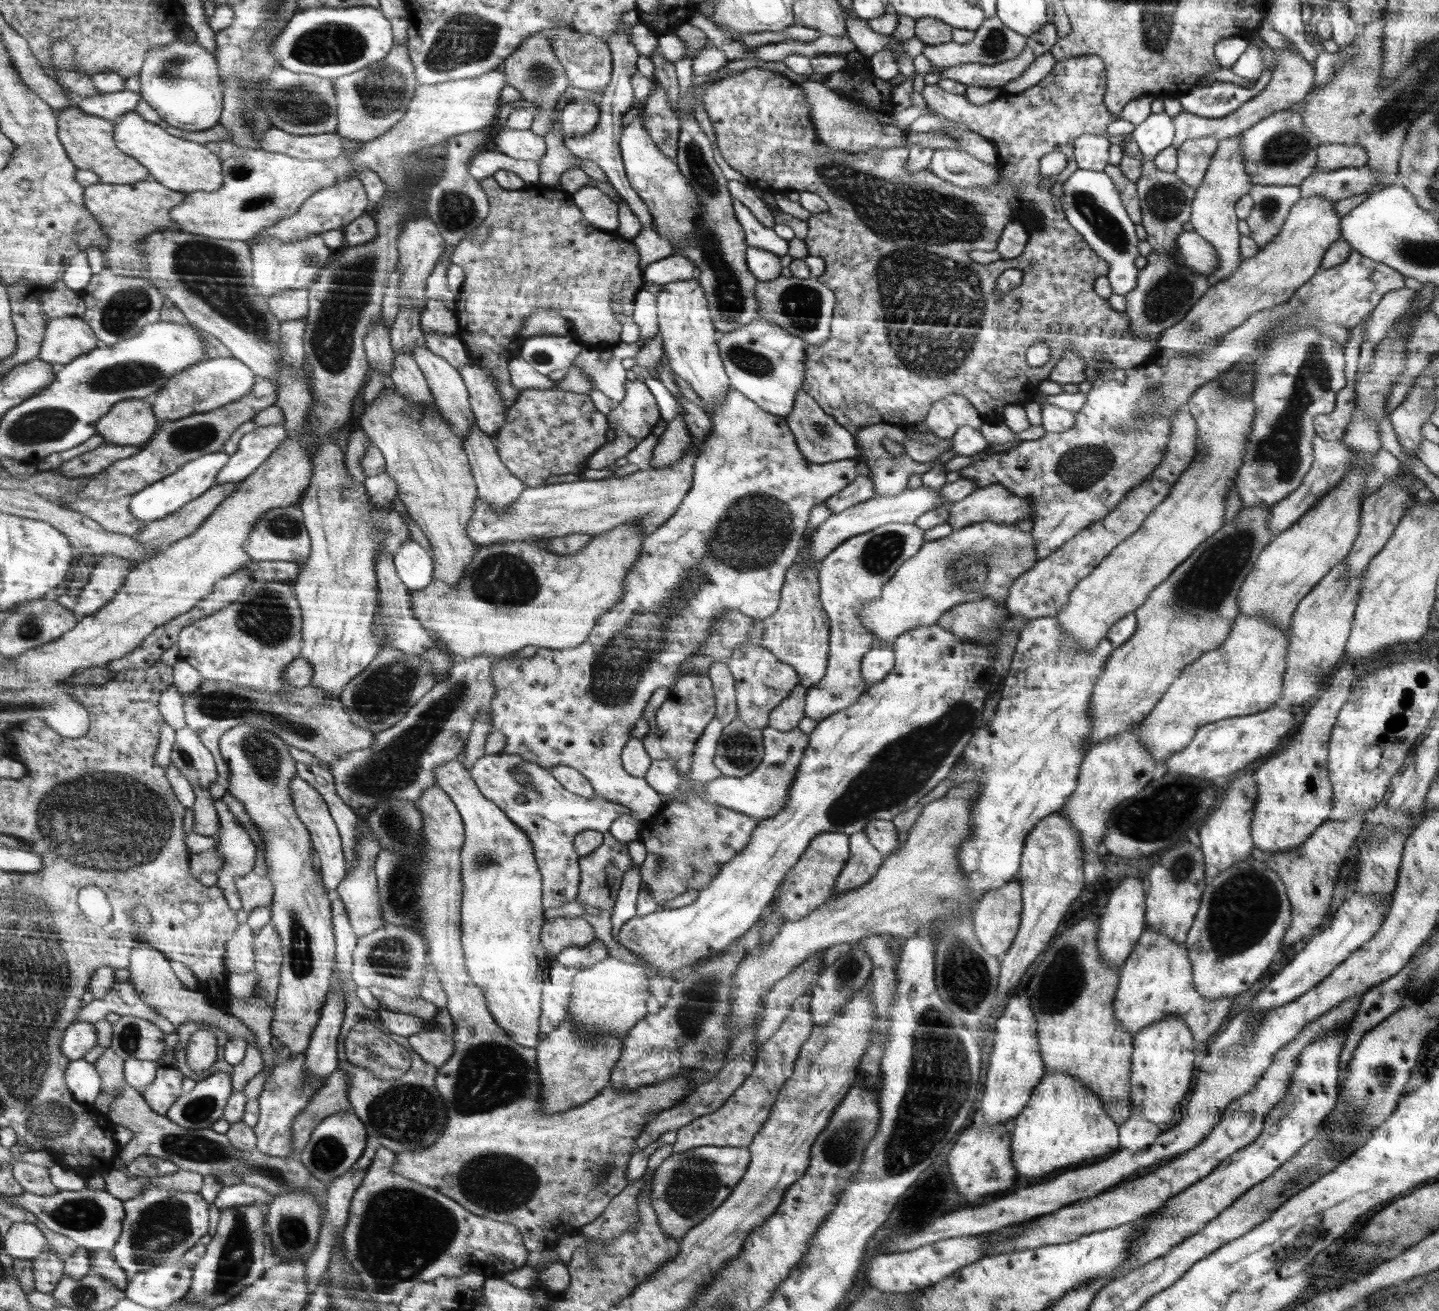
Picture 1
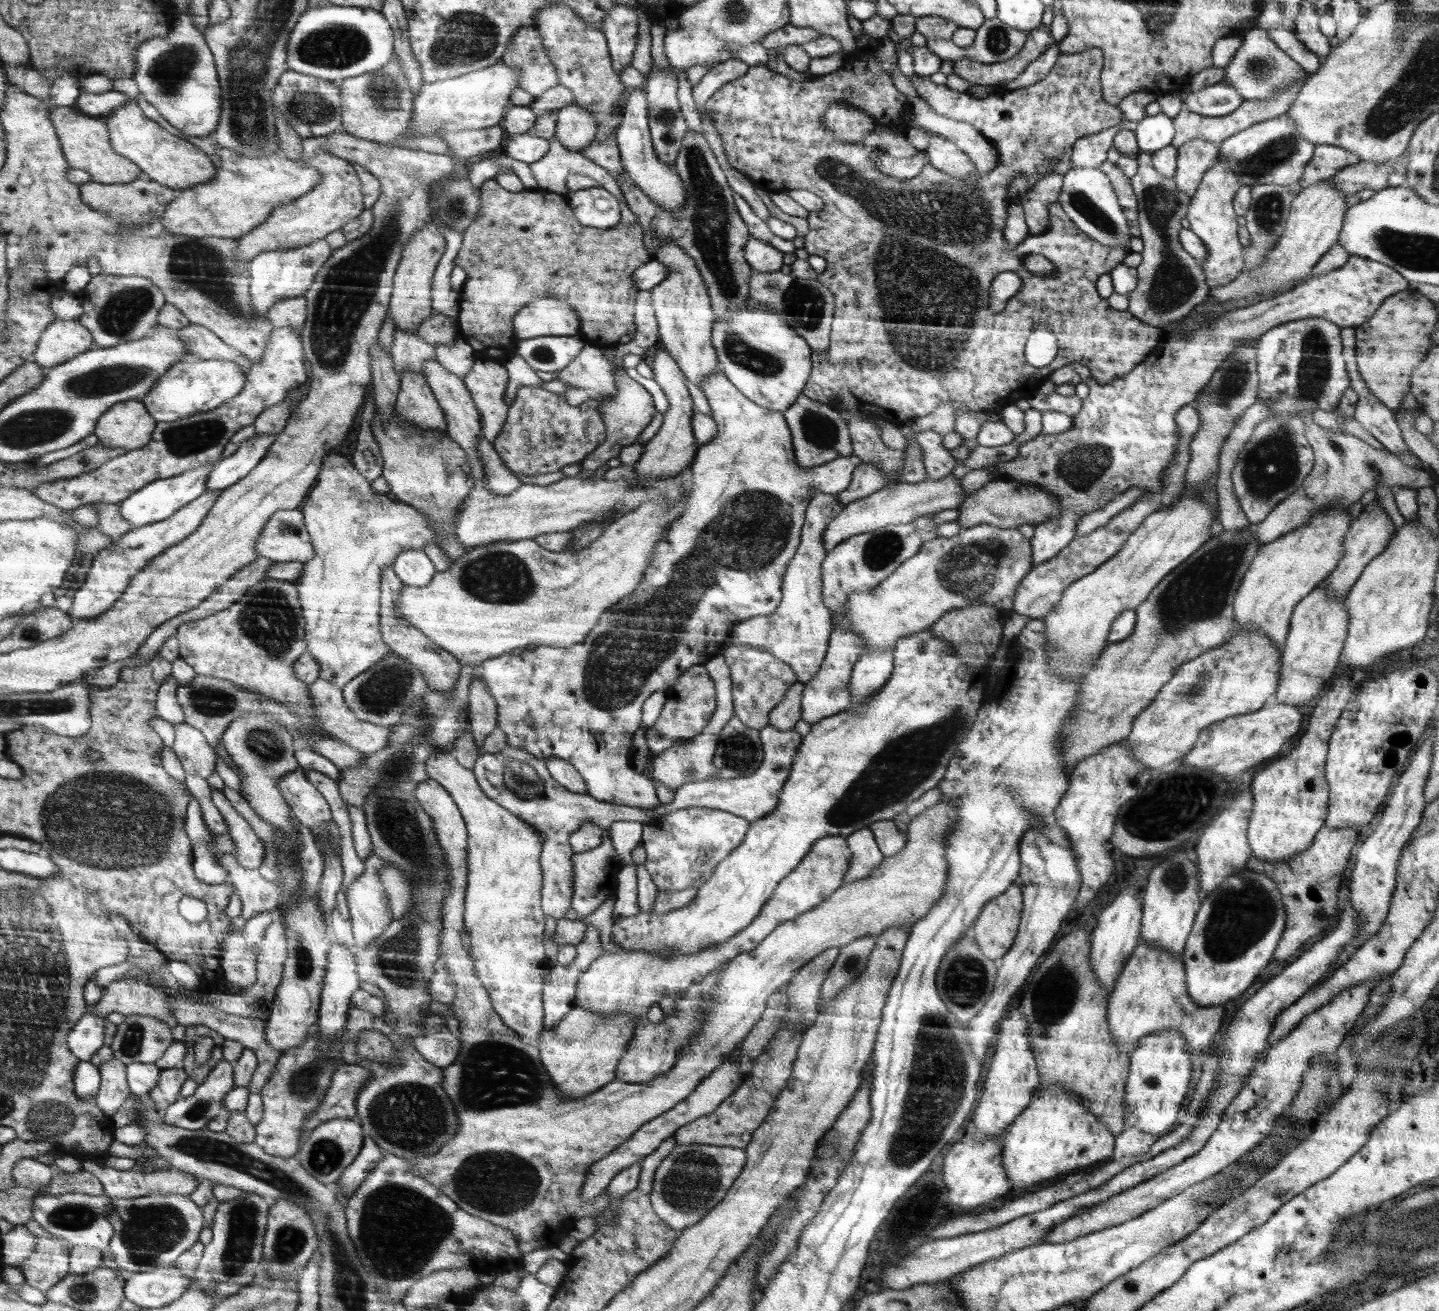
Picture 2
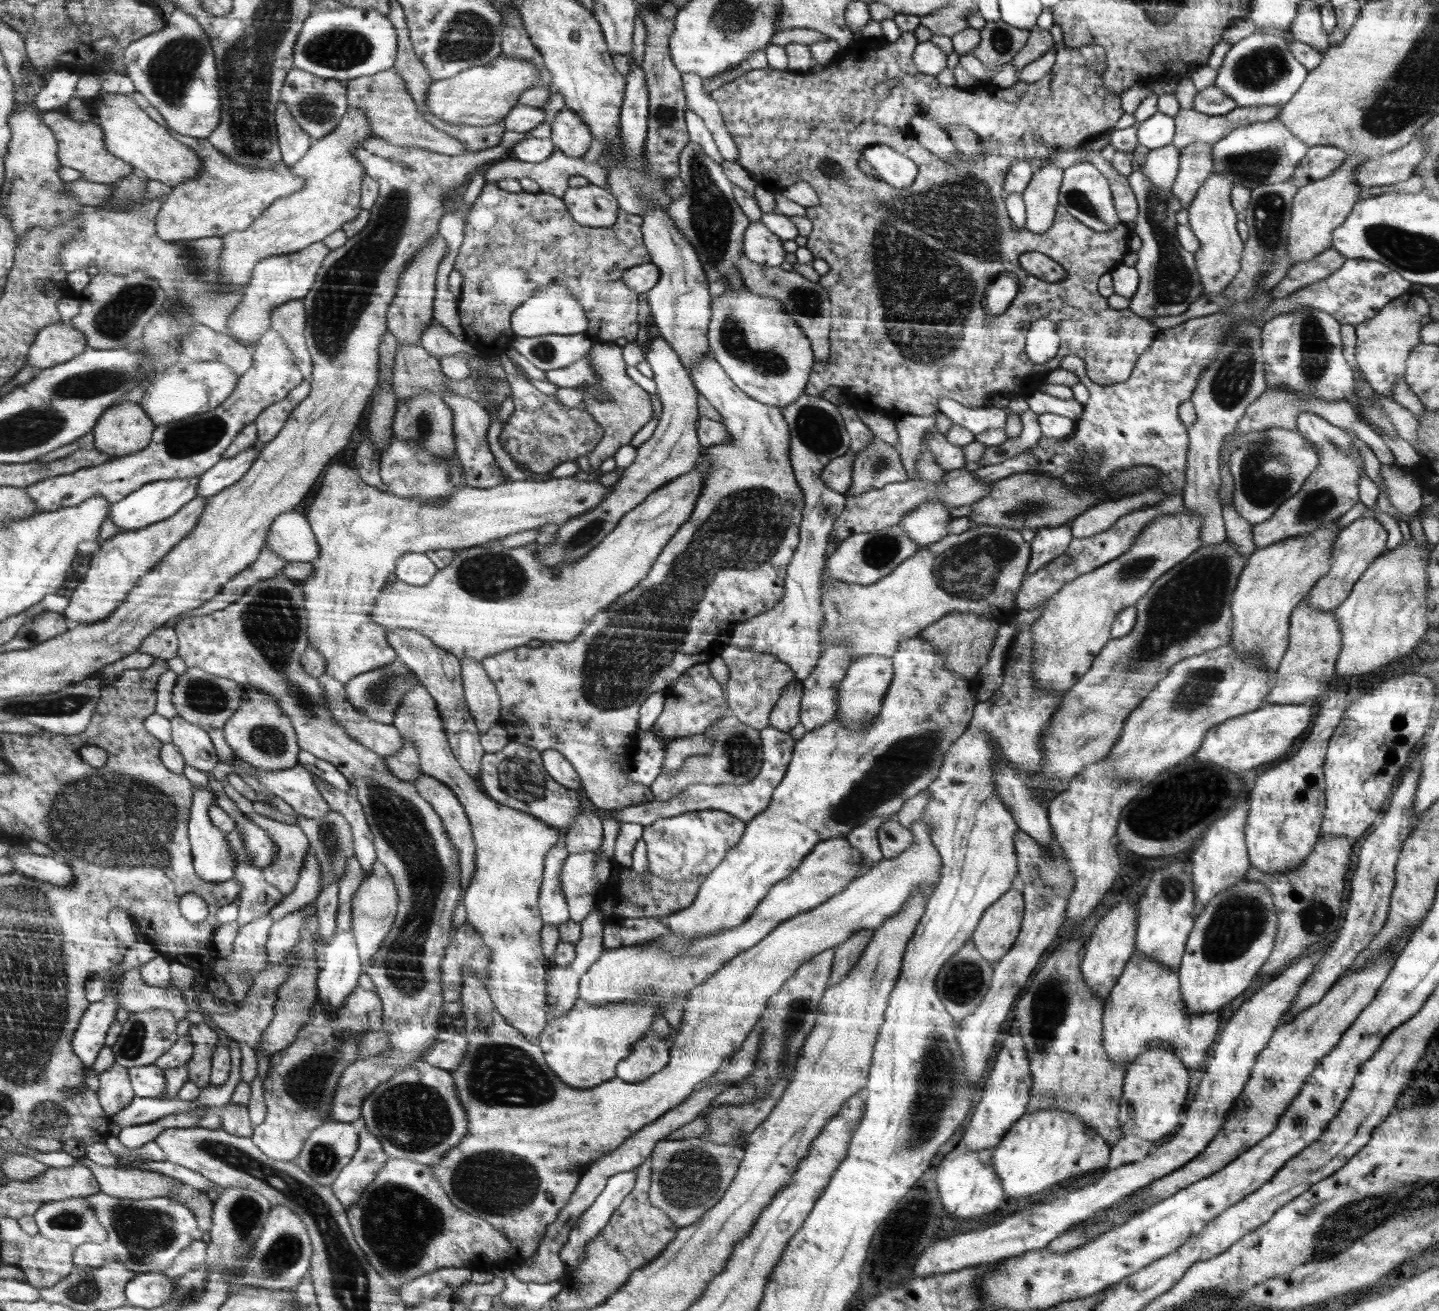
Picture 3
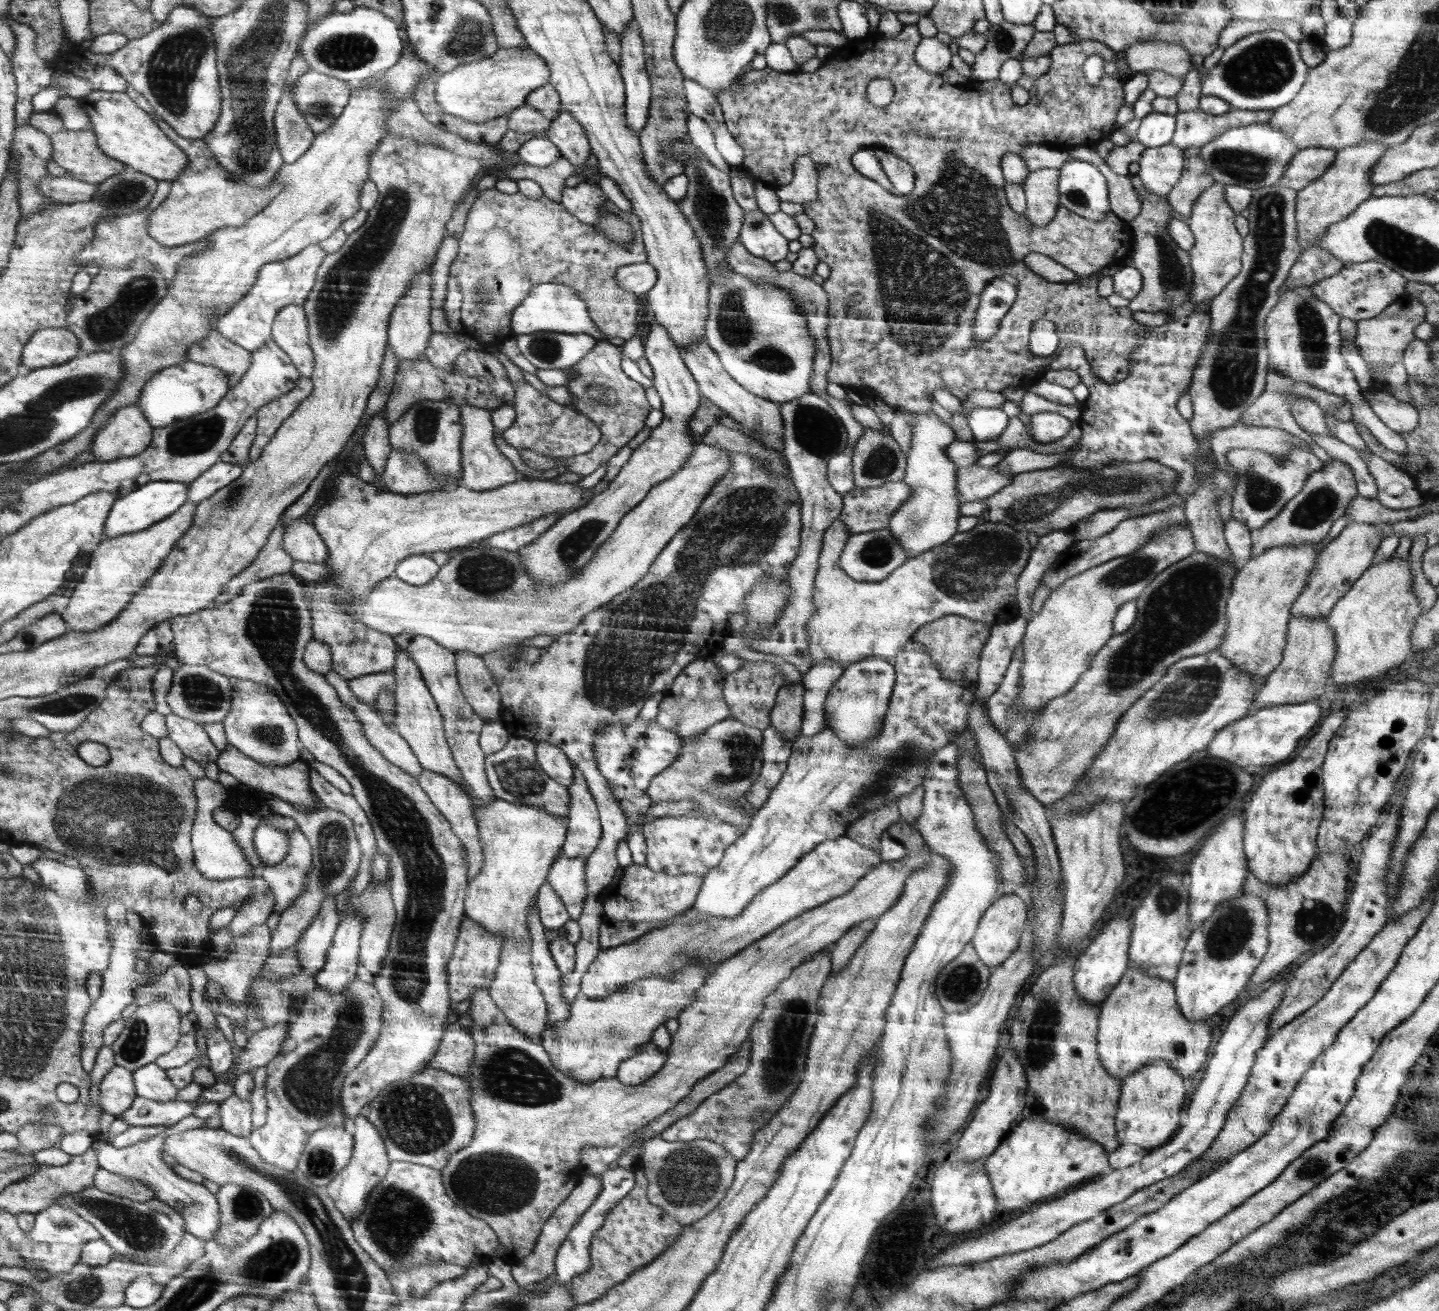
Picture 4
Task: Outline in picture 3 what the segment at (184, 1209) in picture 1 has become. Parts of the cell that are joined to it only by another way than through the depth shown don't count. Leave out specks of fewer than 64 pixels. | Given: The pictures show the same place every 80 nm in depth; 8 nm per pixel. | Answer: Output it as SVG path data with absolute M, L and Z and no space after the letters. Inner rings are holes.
M98 1192L86 1197L86 1204L107 1232L105 1245L110 1258L136 1274L166 1271L180 1251L184 1251L189 1244L202 1237L201 1232L198 1232L196 1215L192 1214L188 1206L170 1200L170 1197L133 1200Z

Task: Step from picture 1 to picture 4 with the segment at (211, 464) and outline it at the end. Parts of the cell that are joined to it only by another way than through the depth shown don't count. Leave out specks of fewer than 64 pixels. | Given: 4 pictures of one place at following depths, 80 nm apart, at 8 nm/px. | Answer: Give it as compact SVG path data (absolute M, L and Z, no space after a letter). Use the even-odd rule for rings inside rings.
M156 481L145 484L115 500L111 513L107 516L103 530L104 540L117 536L130 535L131 532L146 531L147 528L159 523L162 519L175 514L187 502L189 486L176 481Z

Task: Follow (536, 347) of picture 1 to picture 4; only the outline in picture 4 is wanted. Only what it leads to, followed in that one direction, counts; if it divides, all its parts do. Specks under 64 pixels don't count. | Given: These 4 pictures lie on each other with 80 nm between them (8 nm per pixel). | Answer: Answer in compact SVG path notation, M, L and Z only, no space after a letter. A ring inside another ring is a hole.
M552 330L522 333L515 338L522 354L536 369L543 370L570 370L599 342L586 333L566 334Z

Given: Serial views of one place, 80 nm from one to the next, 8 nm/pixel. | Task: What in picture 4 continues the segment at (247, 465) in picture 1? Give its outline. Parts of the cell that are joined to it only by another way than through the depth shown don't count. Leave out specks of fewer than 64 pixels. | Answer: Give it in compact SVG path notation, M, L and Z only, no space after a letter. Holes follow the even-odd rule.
M220 460L210 470L203 472L198 479L188 483L187 502L198 504L210 498L216 491L222 490L238 479L243 474L243 467Z

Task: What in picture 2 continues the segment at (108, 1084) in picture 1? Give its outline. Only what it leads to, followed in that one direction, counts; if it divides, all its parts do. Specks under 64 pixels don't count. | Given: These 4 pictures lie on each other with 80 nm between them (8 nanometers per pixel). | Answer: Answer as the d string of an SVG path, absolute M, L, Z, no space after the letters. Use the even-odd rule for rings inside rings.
M113 1057L103 1062L99 1069L101 1085L94 1097L104 1112L113 1115L131 1096L127 1066Z

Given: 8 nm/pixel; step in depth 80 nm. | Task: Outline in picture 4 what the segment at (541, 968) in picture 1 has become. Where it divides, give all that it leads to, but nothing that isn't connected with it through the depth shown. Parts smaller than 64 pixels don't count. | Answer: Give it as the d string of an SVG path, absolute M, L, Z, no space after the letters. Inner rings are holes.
M398 650L392 670L396 679L394 694L396 720L393 726L397 729L398 735L411 747L423 770L440 772L444 777L456 781L456 785L464 786L459 766L455 764L455 758L447 744L446 733L443 730L443 716L410 652ZM501 799L487 805L476 805L472 809L484 862L480 874L471 879L468 886L464 902L466 918L479 921L485 930L506 936L502 960L487 991L513 1026L532 1041L540 1042L549 1018L546 1018L546 998L535 981L527 916L537 902L539 888L546 882L558 852L563 848L569 818L554 816L543 808L518 806Z

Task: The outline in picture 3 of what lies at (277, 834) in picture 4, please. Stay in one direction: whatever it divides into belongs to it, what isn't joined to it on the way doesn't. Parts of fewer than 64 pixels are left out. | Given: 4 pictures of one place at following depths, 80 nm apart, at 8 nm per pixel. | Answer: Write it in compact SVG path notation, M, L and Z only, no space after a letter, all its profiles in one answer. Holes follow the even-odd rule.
M208 772L207 776L210 789L216 795L215 805L235 820L235 829L241 832L245 840L246 855L252 859L252 865L258 869L269 866L280 850L276 847L272 837L239 812L236 803L230 801L226 796L224 783L215 780L211 772Z

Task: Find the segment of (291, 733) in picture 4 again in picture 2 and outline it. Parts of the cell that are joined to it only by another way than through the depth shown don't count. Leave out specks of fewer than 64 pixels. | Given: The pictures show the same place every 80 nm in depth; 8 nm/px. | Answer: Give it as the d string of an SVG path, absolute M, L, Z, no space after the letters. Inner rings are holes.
M252 713L228 725L221 742L232 763L246 775L239 794L248 801L252 810L277 828L284 828L281 832L295 830L294 824L290 821L291 807L276 786L288 772L300 769L294 757L294 739L292 734L288 733L288 729L284 729L283 722L276 721L276 718L270 717L268 713Z

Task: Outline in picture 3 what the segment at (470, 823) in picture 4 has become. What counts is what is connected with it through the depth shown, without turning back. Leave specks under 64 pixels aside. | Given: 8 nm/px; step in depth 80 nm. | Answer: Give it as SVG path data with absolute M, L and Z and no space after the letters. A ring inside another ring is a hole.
M420 774L414 784L419 790L420 796L430 802L431 807L438 813L440 820L446 826L451 843L460 853L462 890L465 891L470 884L474 871L476 871L476 847L474 847L470 821L464 808L456 799L456 794L452 793L452 789L440 780L426 774Z

